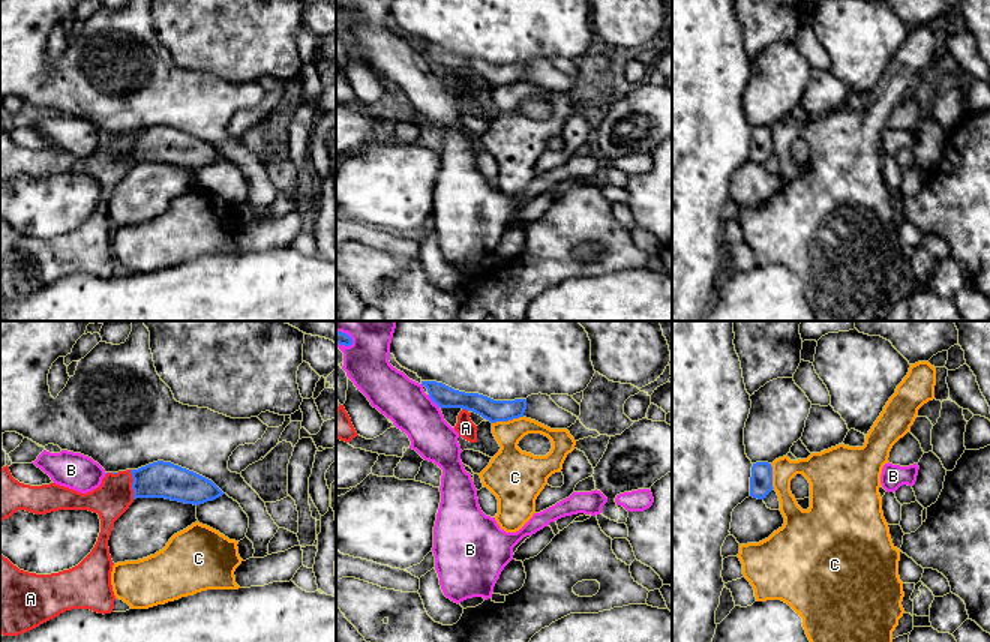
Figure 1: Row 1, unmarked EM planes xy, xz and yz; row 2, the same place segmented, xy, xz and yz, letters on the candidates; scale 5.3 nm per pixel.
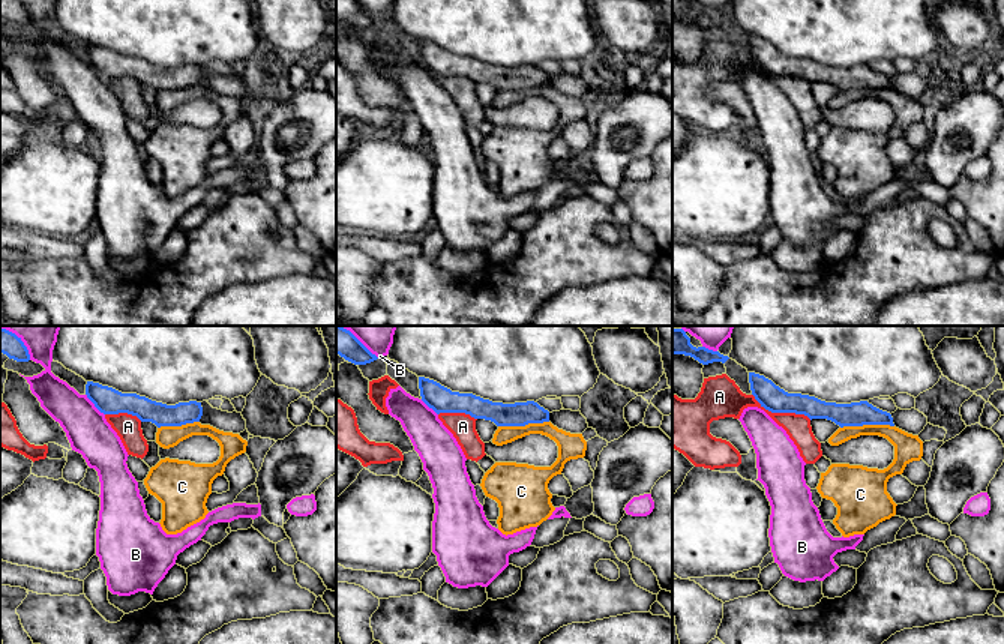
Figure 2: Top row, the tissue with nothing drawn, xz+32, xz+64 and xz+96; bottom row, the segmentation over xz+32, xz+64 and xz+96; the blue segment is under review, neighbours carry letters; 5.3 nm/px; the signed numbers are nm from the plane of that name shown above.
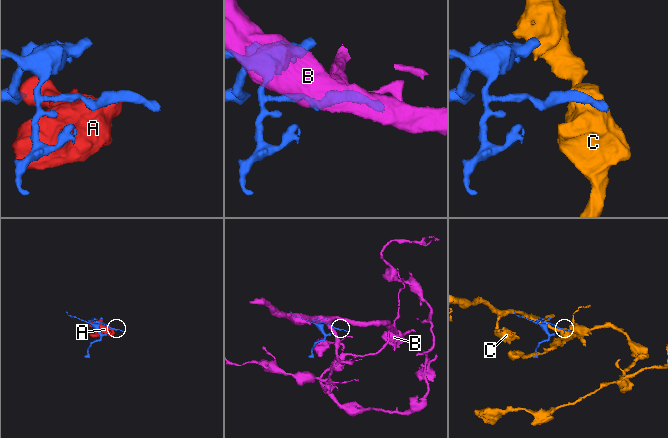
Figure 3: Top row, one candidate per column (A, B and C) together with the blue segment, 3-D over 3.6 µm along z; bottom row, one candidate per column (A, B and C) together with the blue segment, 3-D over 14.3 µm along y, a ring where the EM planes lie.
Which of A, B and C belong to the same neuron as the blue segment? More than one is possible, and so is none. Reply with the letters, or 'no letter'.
no letter

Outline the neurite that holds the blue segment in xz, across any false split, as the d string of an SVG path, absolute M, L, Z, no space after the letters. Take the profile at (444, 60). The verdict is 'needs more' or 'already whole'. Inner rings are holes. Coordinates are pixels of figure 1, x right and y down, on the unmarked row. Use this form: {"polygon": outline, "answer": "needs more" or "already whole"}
{"polygon": "M422 45L422 50L428 52L429 62L440 72L462 72L472 75L490 87L524 81L526 74L526 63L494 64L478 57L454 54L436 45Z", "answer": "already whole"}

